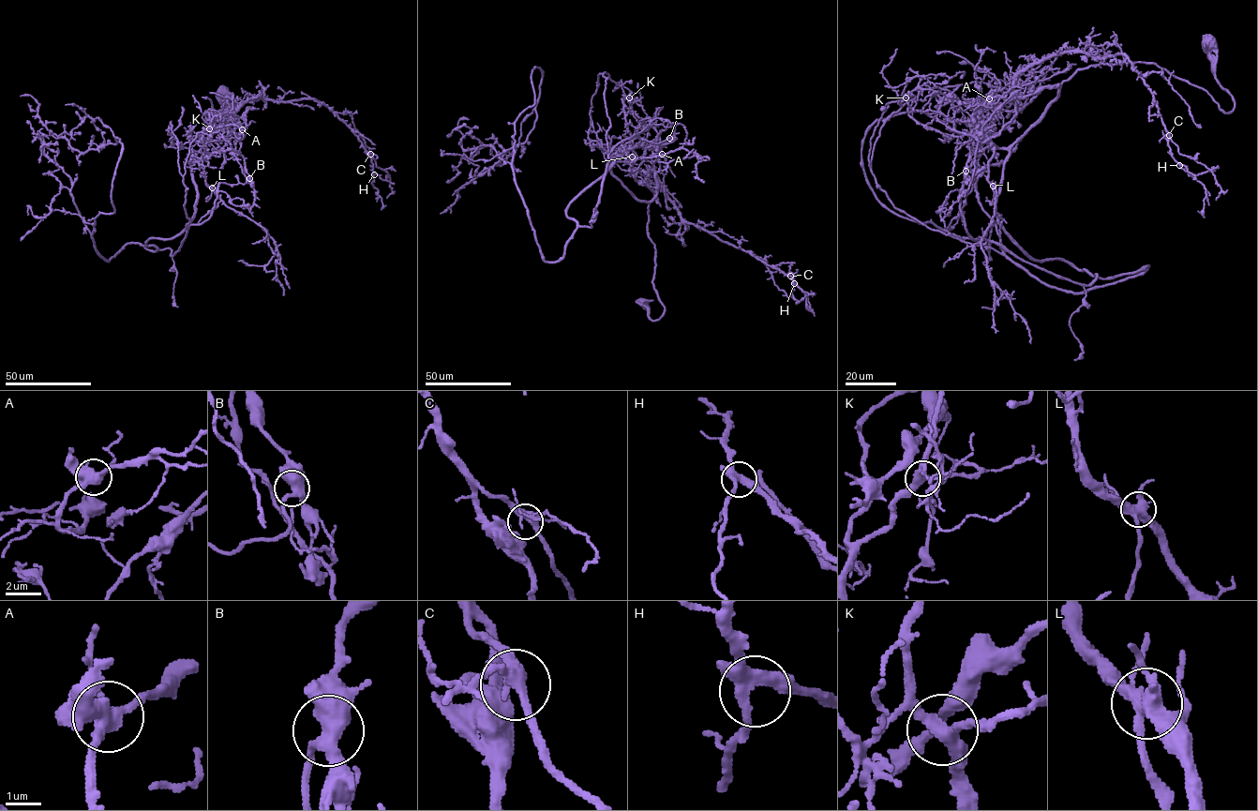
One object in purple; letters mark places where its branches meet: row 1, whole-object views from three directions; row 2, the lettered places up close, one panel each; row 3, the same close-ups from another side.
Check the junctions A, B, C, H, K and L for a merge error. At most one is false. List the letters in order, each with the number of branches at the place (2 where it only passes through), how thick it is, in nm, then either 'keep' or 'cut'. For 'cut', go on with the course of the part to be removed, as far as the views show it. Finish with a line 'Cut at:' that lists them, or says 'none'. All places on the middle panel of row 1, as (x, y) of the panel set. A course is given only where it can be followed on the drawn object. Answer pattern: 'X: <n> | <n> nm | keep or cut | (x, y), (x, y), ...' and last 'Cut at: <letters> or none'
A: 4 | 440 nm | keep
B: 4 | 480 nm | keep
C: 4 | 360 nm | keep
H: 4 | 360 nm | keep
K: 4 | 340 nm | keep
L: 4 | 440 nm | keep
Cut at: none

